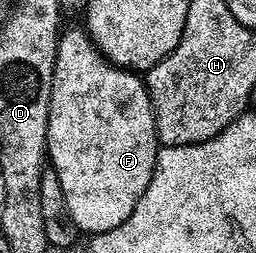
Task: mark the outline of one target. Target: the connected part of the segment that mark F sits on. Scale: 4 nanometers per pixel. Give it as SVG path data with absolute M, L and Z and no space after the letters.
M85 28L70 29L67 33L65 30L58 39L56 67L52 75L46 152L49 166L59 173L68 215L75 226L81 232L83 229L86 235L107 233L112 227L120 227L120 223L132 215L136 203L140 203L140 195L148 191L159 148L154 108L145 80L137 72L111 65L90 40Z

